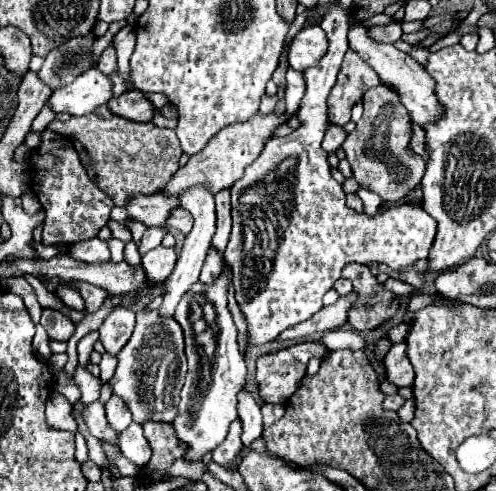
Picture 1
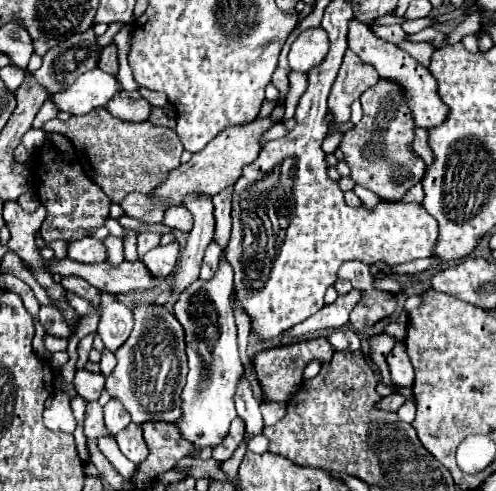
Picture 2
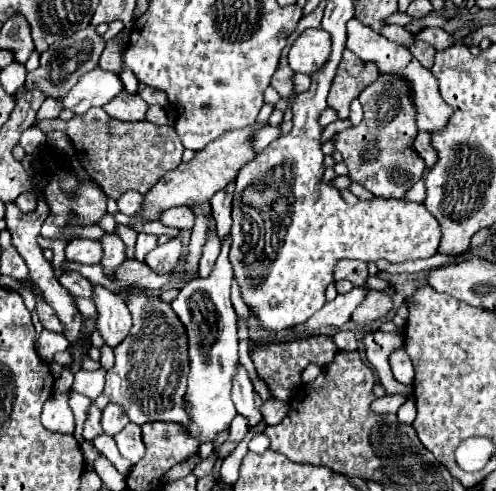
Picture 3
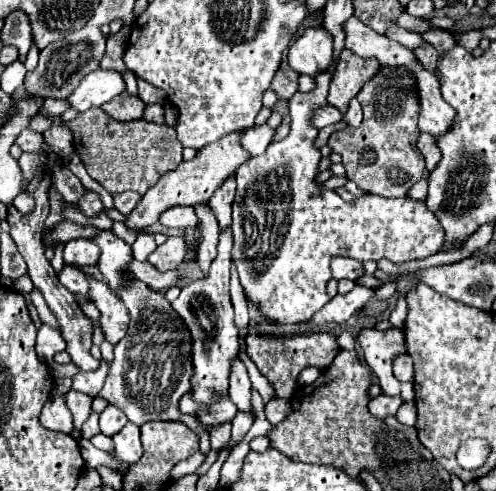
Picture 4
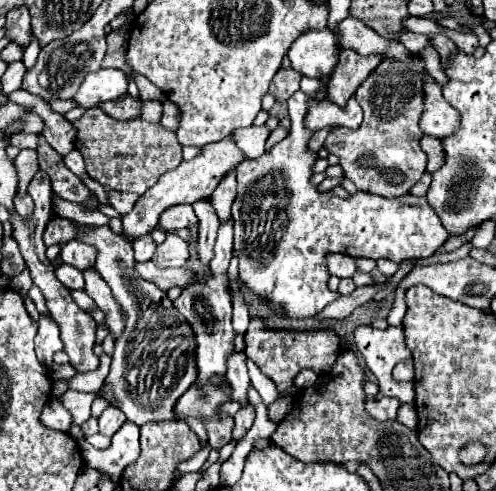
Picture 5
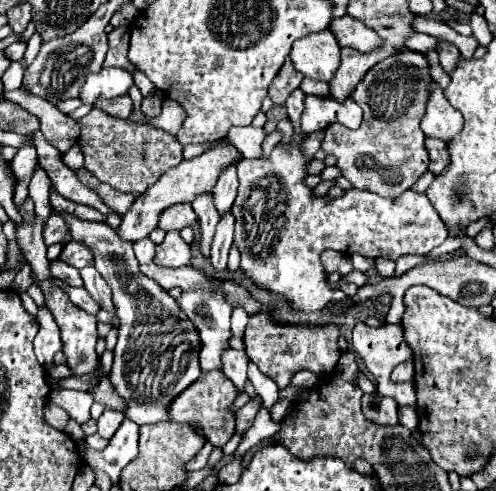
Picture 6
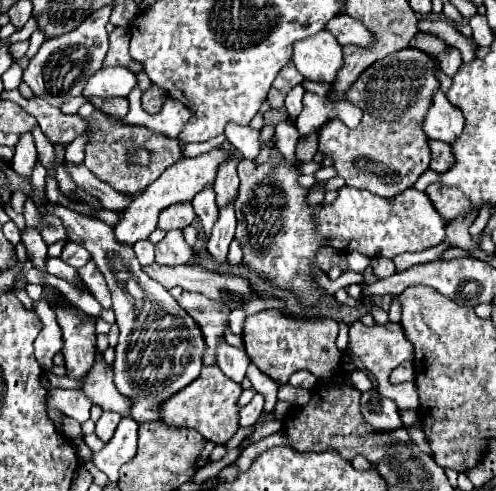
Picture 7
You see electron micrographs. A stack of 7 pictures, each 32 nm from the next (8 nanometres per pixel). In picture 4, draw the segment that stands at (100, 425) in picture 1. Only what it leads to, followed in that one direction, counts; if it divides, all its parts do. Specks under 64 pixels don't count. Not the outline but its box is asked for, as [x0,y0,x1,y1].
[82,414,100,439]

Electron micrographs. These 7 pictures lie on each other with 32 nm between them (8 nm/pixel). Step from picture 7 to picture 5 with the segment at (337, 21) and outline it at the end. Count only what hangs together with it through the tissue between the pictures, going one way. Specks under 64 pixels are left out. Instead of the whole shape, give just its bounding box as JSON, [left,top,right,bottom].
[336,16,410,60]

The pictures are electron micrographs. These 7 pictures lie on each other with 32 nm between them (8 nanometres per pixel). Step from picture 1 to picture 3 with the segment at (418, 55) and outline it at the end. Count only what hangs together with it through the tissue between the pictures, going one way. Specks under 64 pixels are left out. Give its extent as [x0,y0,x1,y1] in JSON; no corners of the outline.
[408,42,436,68]

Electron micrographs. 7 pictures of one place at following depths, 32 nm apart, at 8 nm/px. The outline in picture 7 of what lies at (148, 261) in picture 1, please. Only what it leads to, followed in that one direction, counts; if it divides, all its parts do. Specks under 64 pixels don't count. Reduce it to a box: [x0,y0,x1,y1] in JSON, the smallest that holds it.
[156,230,192,266]

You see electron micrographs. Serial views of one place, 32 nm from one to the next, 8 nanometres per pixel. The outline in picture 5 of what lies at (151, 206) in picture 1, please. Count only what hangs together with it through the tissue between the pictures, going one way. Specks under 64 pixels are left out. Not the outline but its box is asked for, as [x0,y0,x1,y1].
[104,188,138,216]

